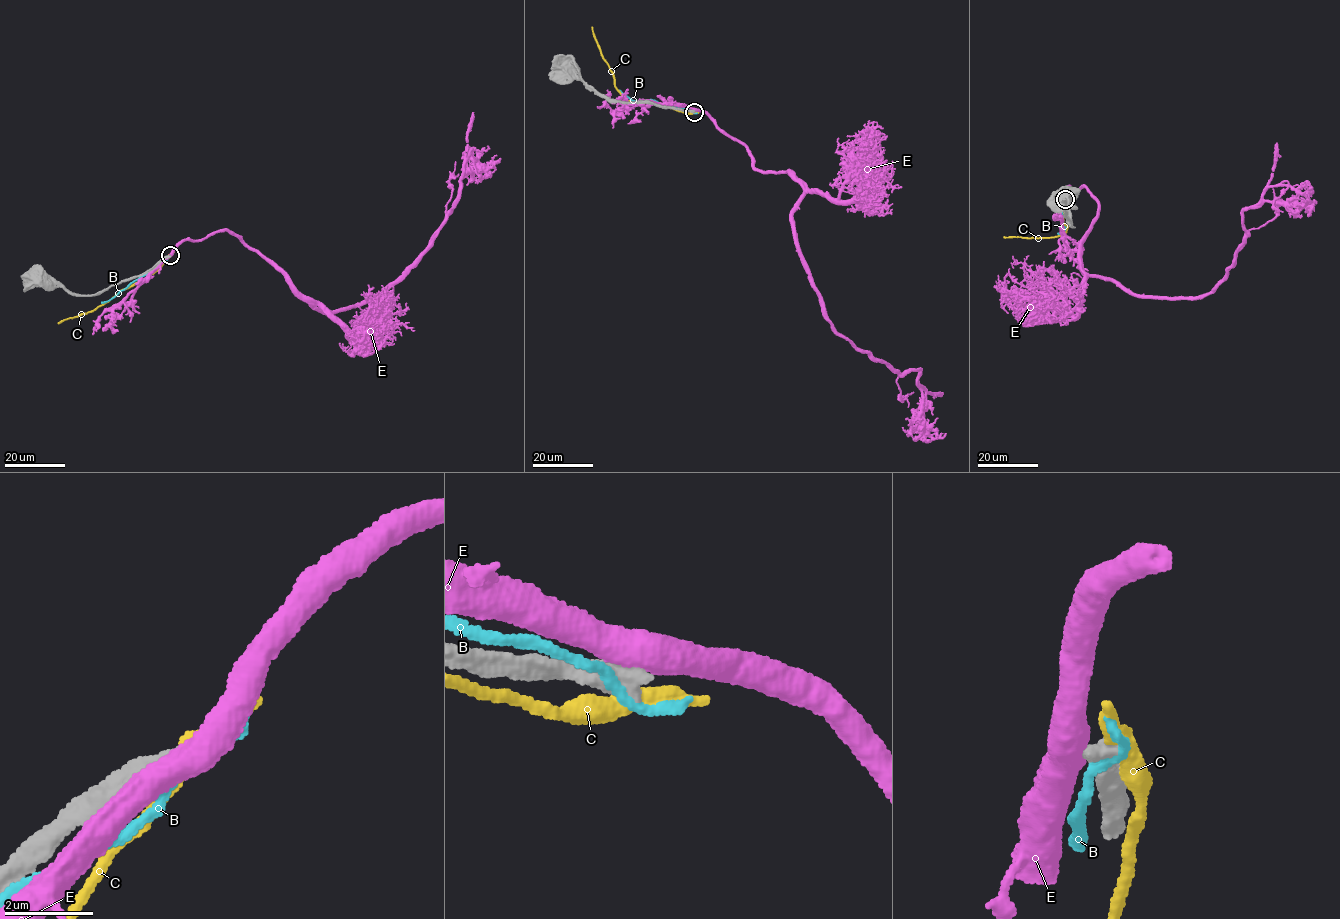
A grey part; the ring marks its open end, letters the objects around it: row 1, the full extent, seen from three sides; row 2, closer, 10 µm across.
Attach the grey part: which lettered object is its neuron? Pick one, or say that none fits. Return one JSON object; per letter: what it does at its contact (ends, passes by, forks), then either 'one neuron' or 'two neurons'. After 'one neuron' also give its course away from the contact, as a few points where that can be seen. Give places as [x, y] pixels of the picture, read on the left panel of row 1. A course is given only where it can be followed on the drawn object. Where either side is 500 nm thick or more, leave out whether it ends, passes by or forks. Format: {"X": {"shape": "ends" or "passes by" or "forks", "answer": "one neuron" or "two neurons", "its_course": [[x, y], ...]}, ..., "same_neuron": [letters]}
{"B": {"answer": "two neurons"}, "C": {"answer": "two neurons"}, "E": {"answer": "two neurons"}, "same_neuron": []}

